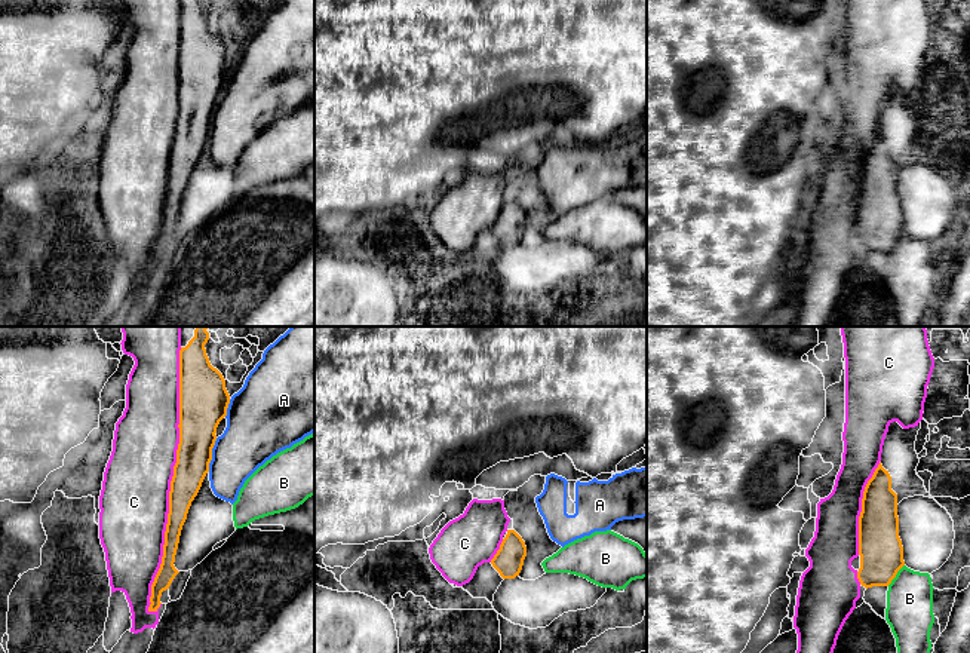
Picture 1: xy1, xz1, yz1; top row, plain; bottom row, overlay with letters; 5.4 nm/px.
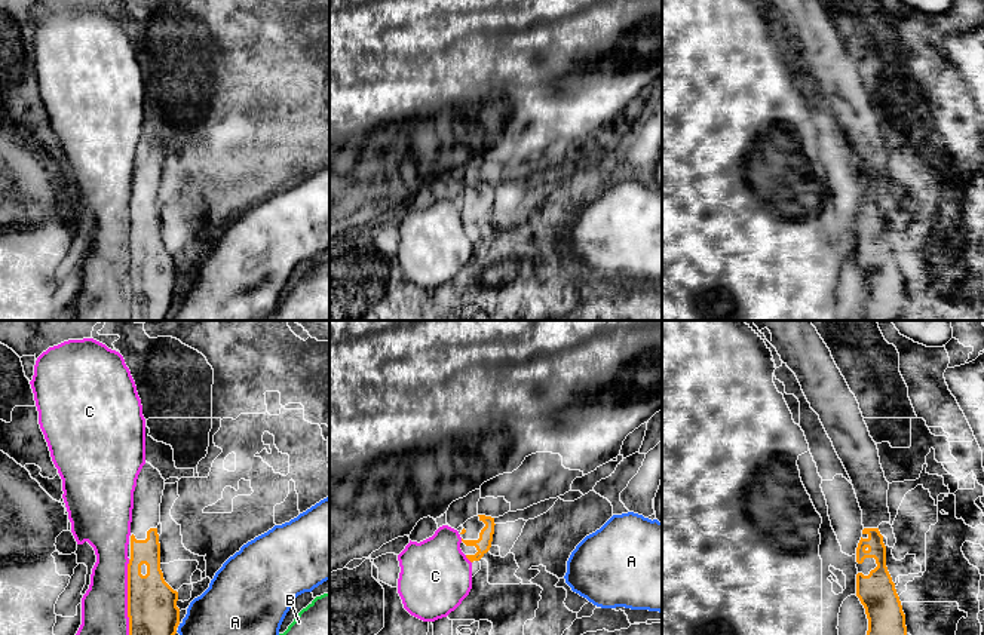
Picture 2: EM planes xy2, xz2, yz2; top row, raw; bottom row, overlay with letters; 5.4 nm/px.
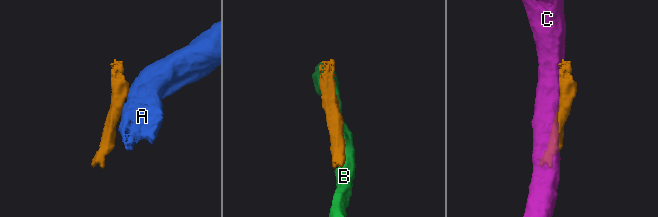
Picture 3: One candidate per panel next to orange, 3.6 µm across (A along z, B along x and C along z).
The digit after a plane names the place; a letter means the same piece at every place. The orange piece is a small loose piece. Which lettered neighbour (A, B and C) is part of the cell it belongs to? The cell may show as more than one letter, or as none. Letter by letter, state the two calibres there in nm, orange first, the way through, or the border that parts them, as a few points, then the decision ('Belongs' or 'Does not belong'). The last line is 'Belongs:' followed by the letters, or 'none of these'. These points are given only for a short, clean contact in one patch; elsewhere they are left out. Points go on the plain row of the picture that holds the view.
A: Thickness 240 nm (orange) against 300 nm. Does not belong
B: Thickness 240 nm (orange) against 260 nm. Does not belong
C: Thickness 190 nm (orange) against 380 nm. Does not belong
Belongs: none of these

